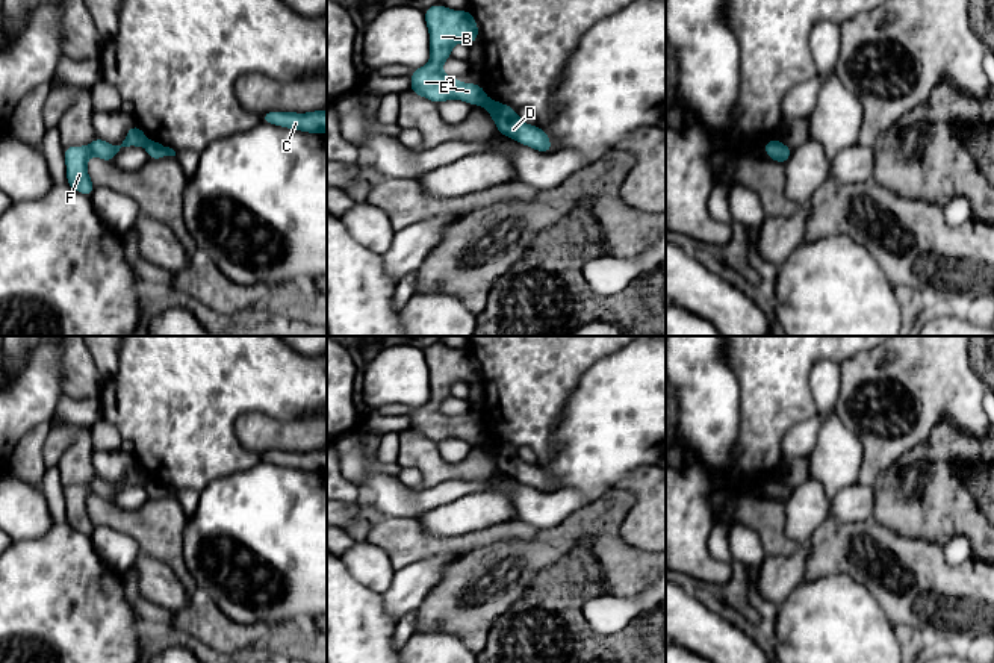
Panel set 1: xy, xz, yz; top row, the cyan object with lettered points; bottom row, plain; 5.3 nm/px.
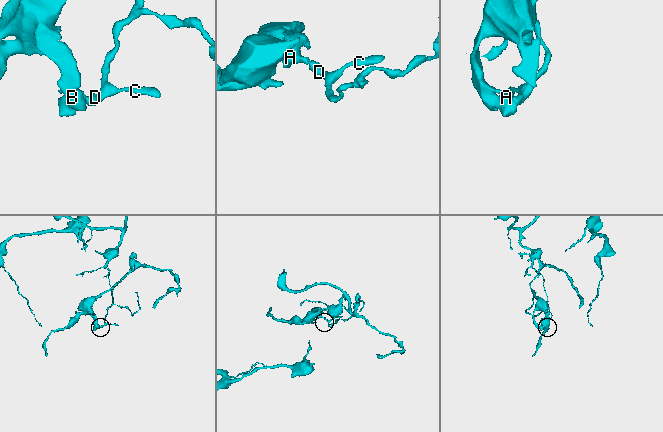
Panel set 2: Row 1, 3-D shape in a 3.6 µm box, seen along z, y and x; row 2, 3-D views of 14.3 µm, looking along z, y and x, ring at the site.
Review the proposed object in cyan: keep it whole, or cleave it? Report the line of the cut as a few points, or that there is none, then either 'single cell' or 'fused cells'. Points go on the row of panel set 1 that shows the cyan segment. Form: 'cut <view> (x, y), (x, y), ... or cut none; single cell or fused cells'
cut xz (486, 97), (483, 103); fused cells

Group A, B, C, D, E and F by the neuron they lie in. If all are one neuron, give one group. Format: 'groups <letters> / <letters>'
groups A B E F / C D

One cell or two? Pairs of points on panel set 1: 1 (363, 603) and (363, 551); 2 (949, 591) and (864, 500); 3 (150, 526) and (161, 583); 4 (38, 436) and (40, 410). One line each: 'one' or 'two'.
1: two
2: two
3: two
4: two

